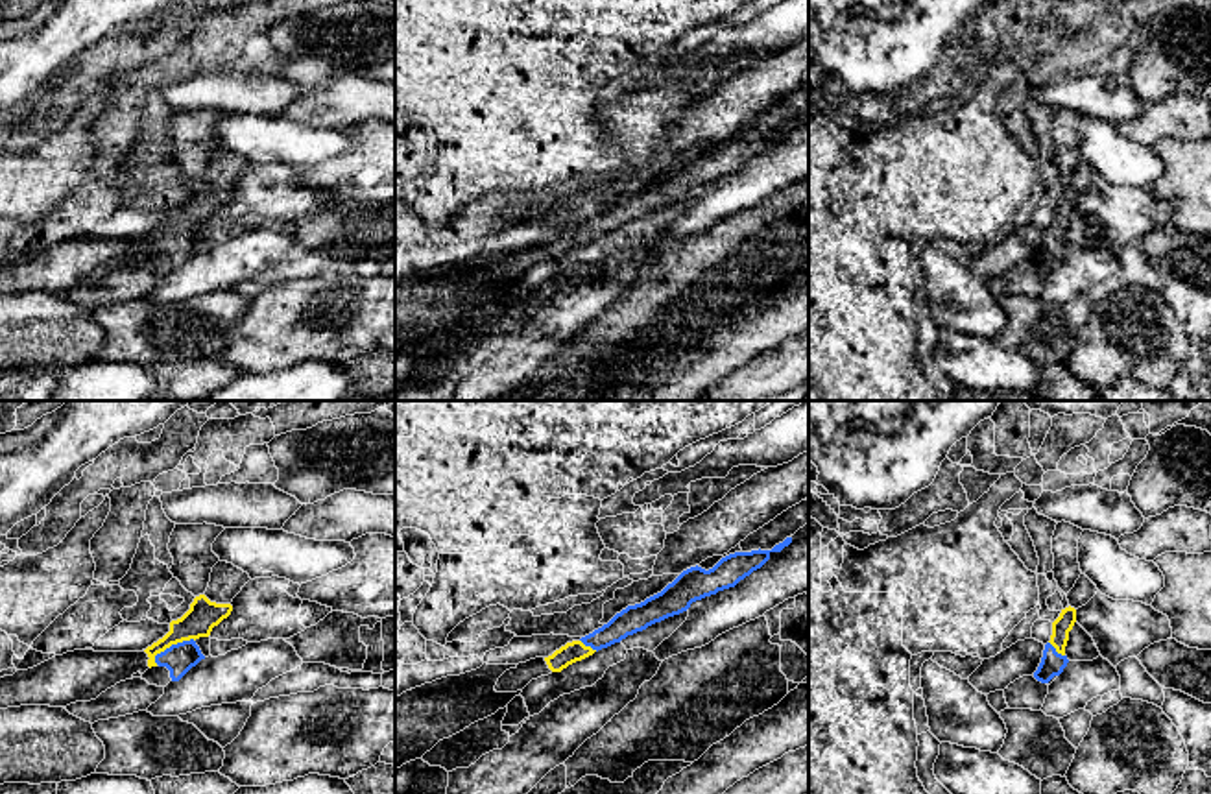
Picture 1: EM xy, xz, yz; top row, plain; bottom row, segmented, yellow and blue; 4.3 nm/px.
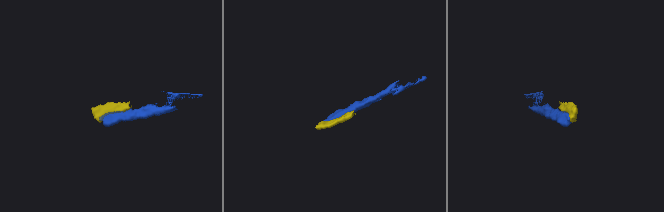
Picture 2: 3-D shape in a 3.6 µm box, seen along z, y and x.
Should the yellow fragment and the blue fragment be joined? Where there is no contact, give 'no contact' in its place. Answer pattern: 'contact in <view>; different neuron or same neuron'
contact in xy; same neuron

